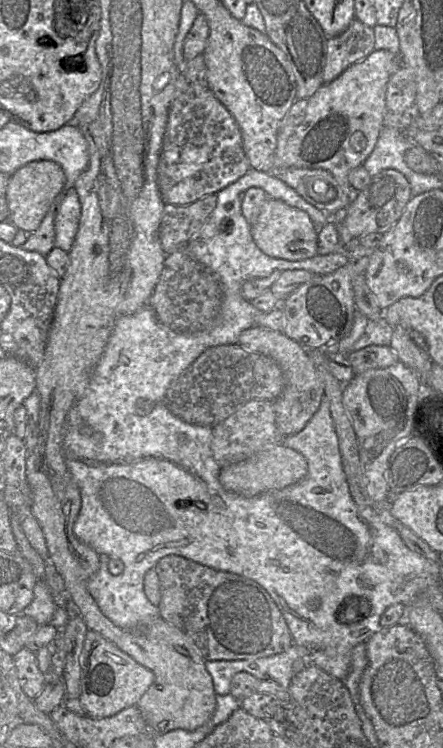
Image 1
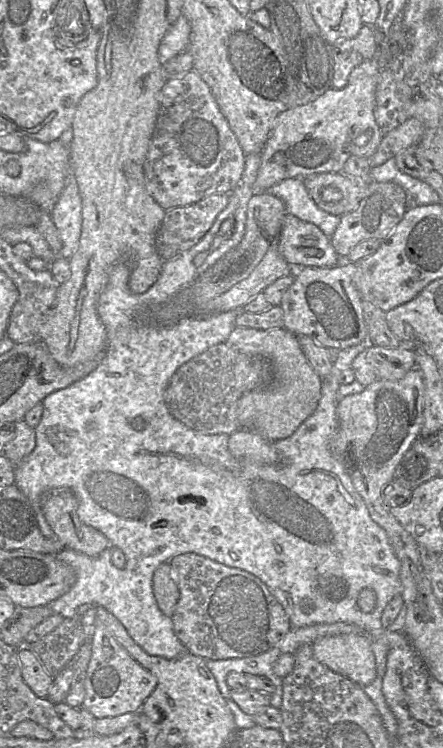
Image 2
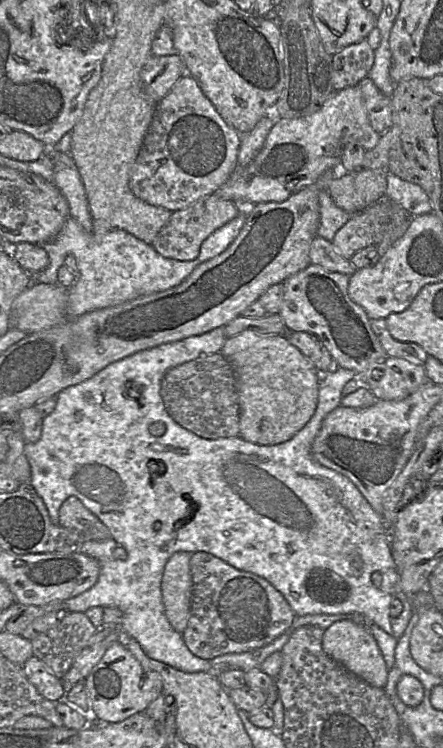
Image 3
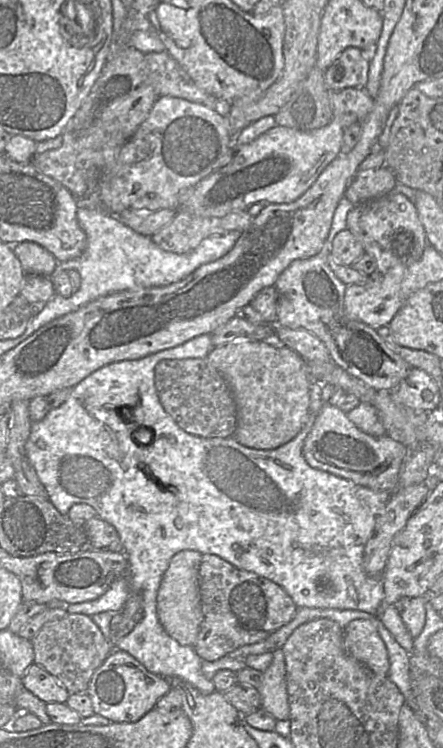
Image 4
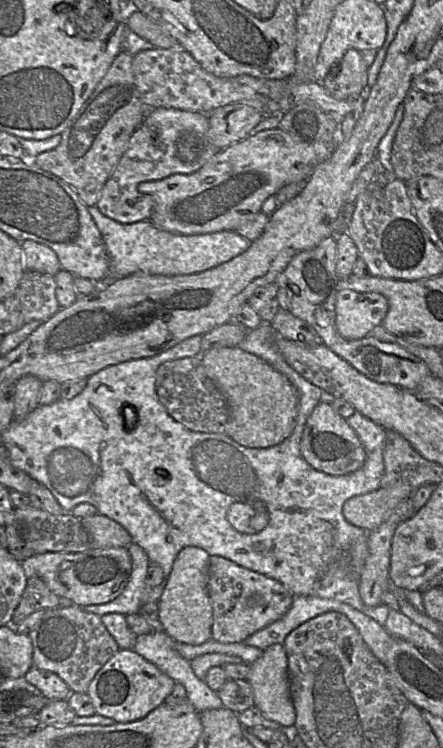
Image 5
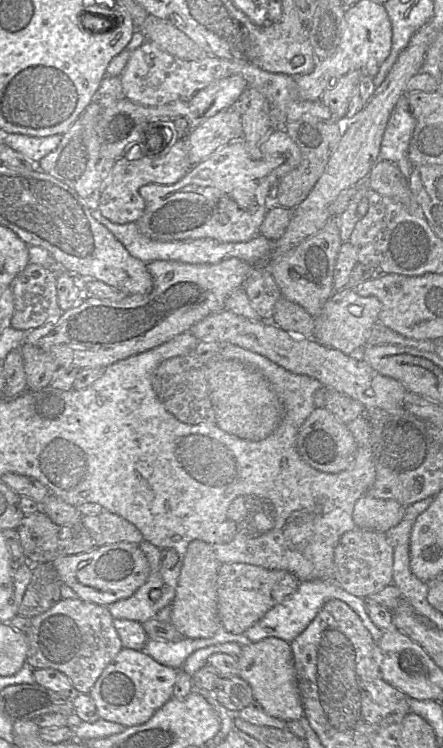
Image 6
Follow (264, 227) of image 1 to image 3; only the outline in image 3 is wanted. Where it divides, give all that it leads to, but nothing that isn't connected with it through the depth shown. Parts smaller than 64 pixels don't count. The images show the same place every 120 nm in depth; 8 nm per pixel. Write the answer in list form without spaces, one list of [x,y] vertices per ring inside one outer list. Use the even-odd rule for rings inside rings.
[[[319,235],[311,243],[309,257],[312,264],[320,265],[328,271],[339,272],[349,277],[357,270],[350,260],[344,258],[335,249],[331,241]]]

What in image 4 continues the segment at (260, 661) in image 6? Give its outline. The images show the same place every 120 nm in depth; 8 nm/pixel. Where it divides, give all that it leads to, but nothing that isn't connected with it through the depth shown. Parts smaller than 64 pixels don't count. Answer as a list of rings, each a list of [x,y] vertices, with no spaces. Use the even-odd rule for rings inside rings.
[[[282,648],[275,650],[269,667],[262,672],[257,690],[261,696],[261,708],[276,720],[289,720],[289,702],[286,689],[285,657]]]

